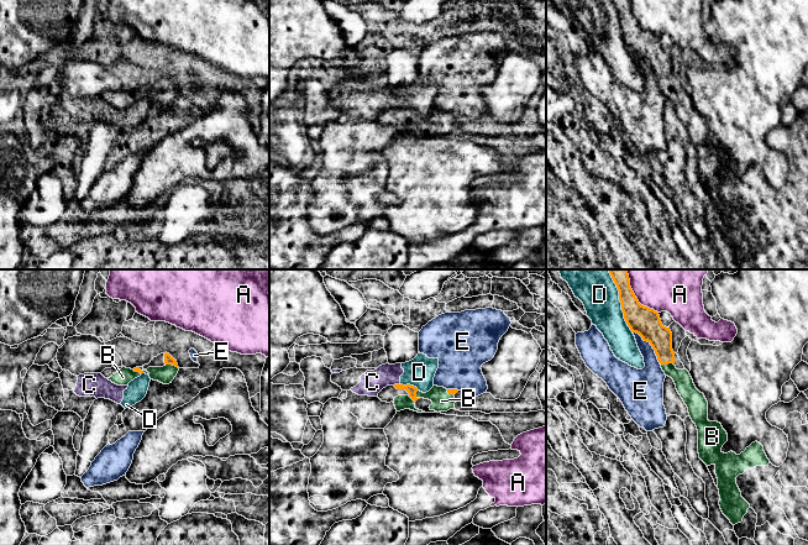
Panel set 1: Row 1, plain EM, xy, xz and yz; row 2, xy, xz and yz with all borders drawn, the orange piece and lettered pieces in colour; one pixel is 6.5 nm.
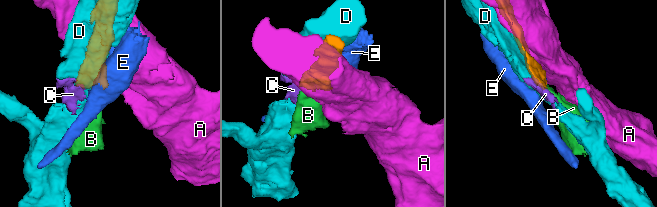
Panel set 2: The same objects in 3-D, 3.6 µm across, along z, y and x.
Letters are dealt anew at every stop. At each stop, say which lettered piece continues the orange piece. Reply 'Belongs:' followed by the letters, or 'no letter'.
Belongs: B

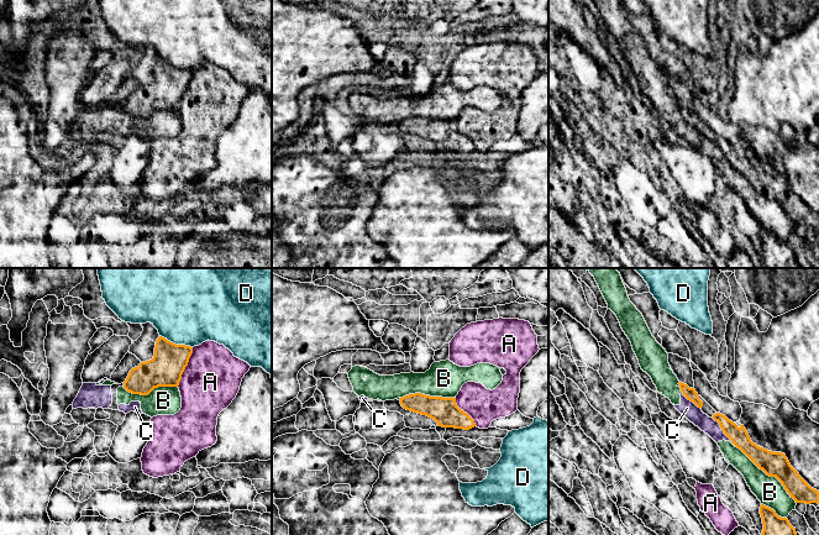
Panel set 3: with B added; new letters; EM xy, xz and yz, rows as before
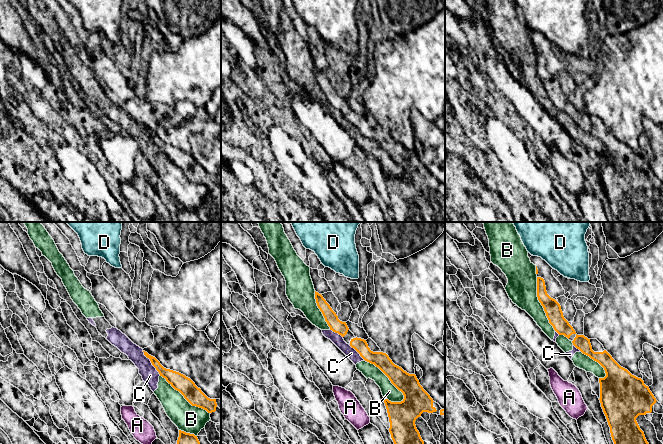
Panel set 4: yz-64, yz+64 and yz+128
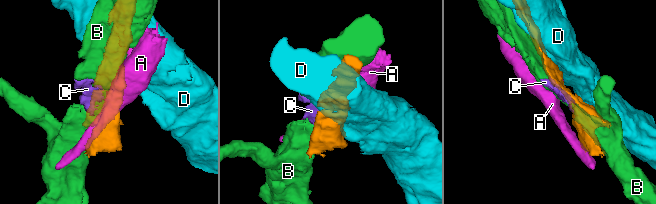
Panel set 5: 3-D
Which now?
Belongs: no letter

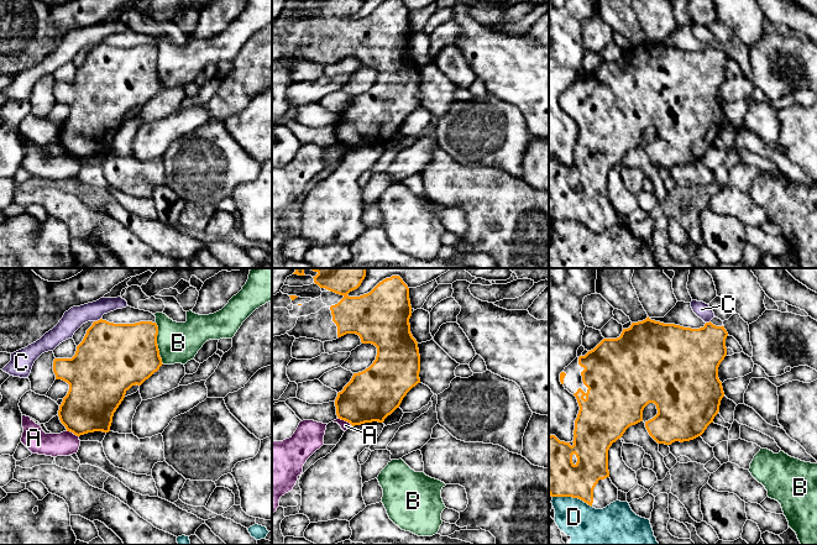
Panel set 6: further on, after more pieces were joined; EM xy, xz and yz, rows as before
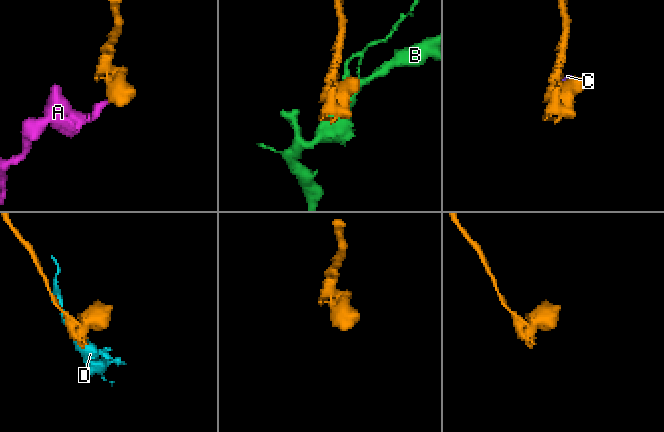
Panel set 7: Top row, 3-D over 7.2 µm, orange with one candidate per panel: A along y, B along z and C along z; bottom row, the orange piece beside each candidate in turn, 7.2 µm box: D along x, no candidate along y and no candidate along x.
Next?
Belongs: no letter

